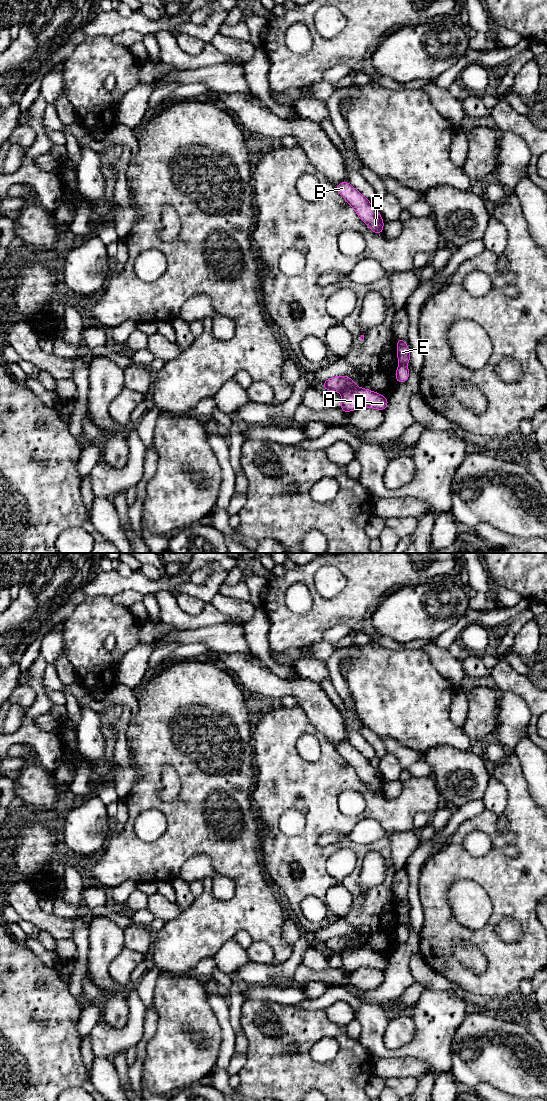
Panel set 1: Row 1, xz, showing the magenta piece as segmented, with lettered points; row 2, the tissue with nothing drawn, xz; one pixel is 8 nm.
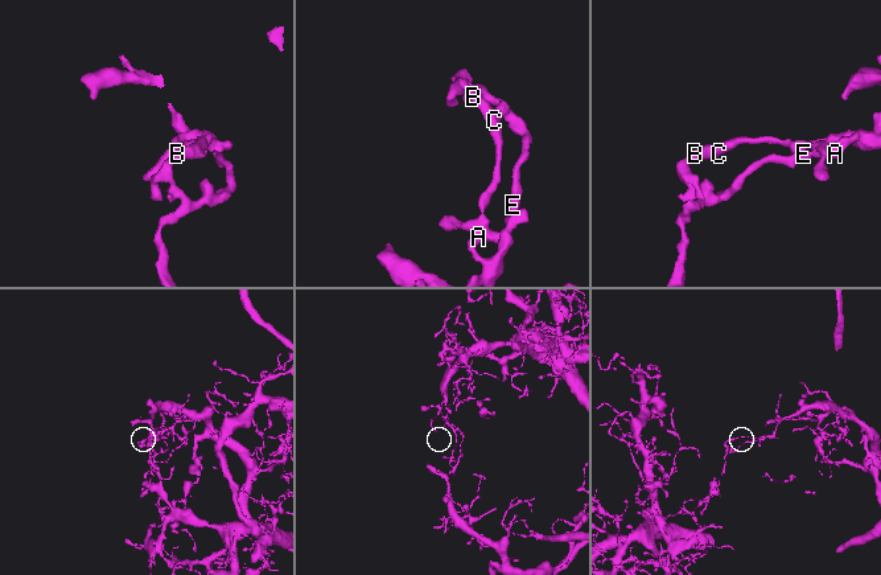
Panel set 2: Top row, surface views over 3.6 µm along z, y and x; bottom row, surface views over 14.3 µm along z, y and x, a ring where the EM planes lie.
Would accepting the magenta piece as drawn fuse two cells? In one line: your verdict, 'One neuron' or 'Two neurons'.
Two neurons

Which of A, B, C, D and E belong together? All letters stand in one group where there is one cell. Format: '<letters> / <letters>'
A D / B C E

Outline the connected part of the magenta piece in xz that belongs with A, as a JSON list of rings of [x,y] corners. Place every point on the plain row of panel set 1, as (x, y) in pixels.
[[[354,948],[341,951],[342,972],[354,971],[360,967],[370,967],[384,971],[388,960],[382,954],[365,948]]]

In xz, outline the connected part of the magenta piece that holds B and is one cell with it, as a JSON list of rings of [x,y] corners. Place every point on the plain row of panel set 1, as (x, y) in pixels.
[[[348,741],[336,745],[339,754],[348,762],[348,764],[356,771],[359,778],[377,794],[383,793],[384,781],[379,771],[375,769],[364,757],[356,750]]]

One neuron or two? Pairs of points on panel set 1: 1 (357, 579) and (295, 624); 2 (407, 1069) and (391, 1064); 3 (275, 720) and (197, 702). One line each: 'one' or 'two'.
1: one
2: one
3: two

